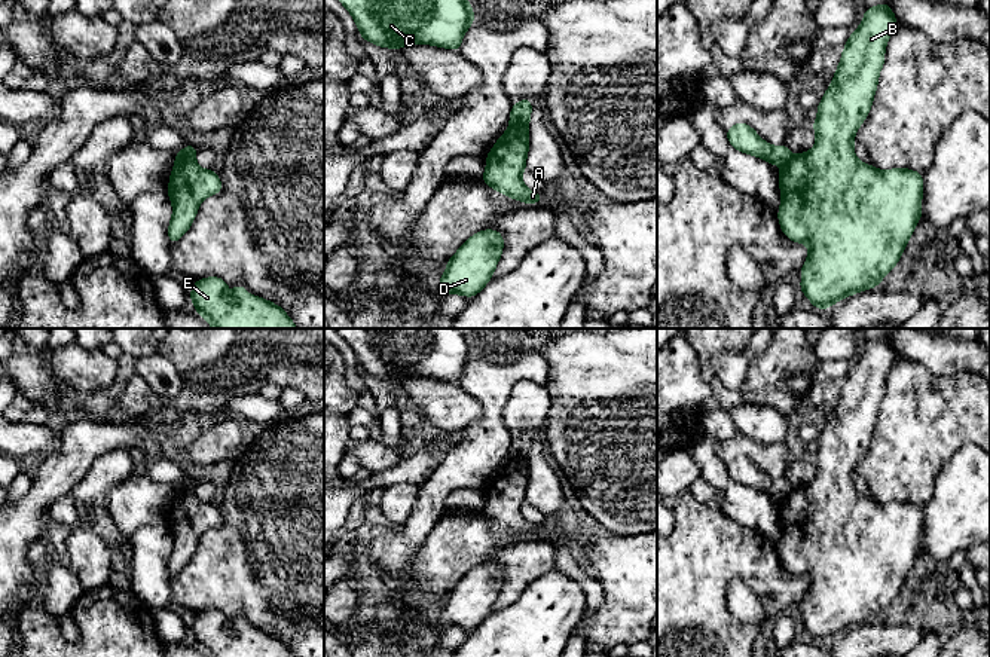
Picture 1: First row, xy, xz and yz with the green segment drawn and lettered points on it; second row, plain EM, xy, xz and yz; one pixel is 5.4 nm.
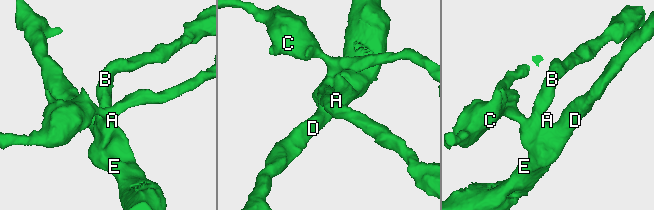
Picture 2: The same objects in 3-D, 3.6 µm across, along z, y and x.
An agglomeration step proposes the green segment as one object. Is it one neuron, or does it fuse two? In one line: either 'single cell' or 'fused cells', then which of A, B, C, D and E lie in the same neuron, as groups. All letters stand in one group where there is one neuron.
fused cells; A B D E / C

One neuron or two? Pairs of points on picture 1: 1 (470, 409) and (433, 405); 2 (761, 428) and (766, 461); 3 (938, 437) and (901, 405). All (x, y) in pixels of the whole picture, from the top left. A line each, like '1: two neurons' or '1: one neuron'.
1: one neuron
2: two neurons
3: one neuron

